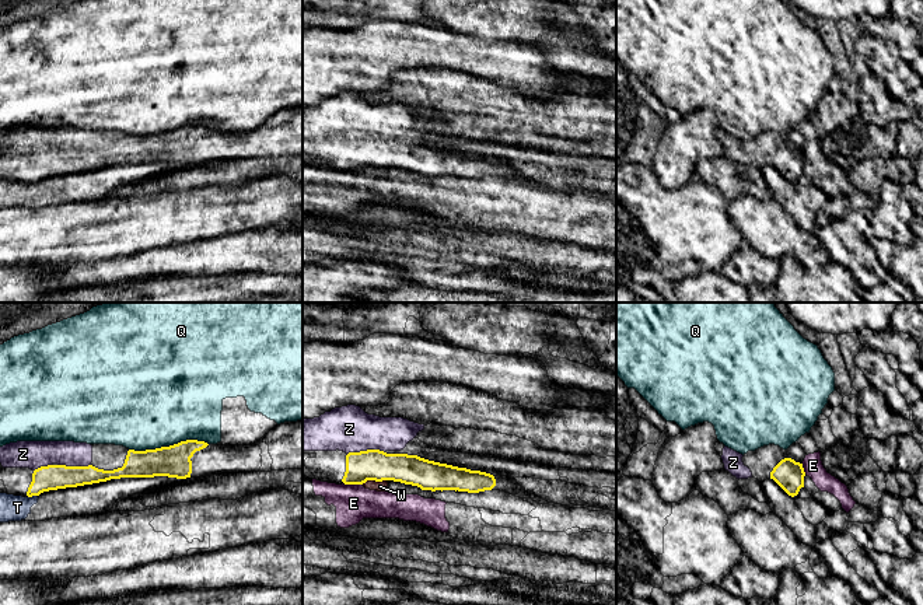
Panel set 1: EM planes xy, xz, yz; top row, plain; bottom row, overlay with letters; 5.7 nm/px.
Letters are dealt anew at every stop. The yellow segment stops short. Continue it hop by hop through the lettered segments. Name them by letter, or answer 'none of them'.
Z

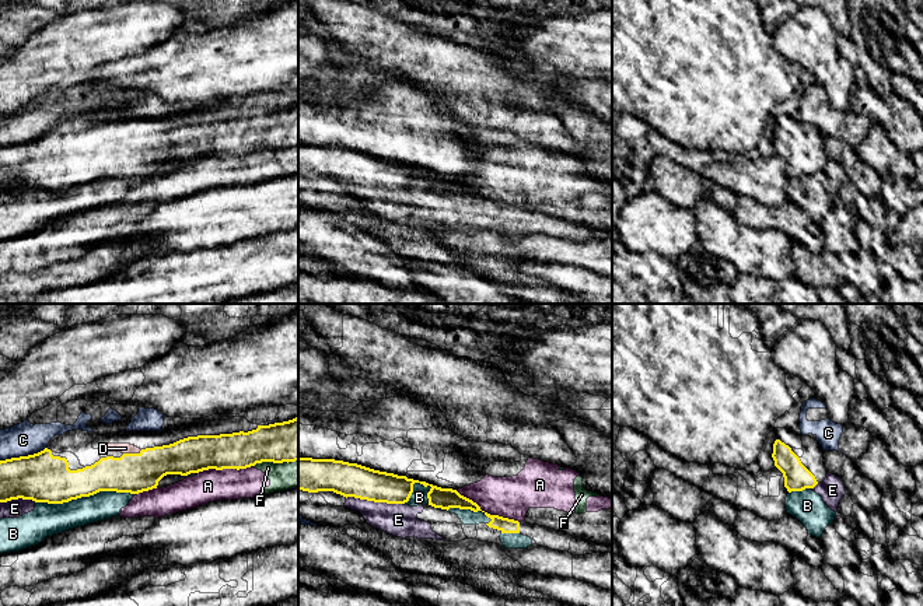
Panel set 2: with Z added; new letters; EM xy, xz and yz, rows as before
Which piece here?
D

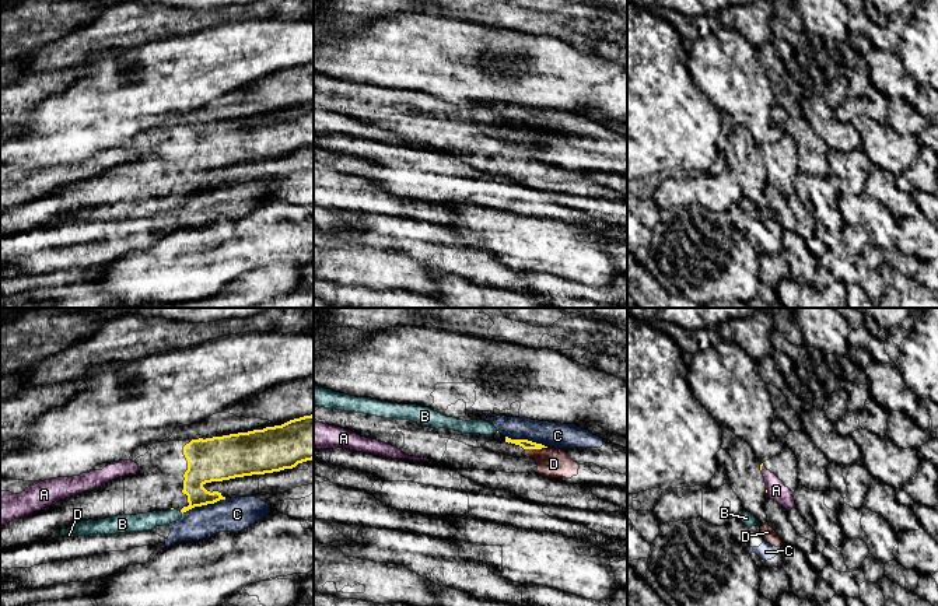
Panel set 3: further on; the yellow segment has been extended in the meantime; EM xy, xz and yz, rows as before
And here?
B

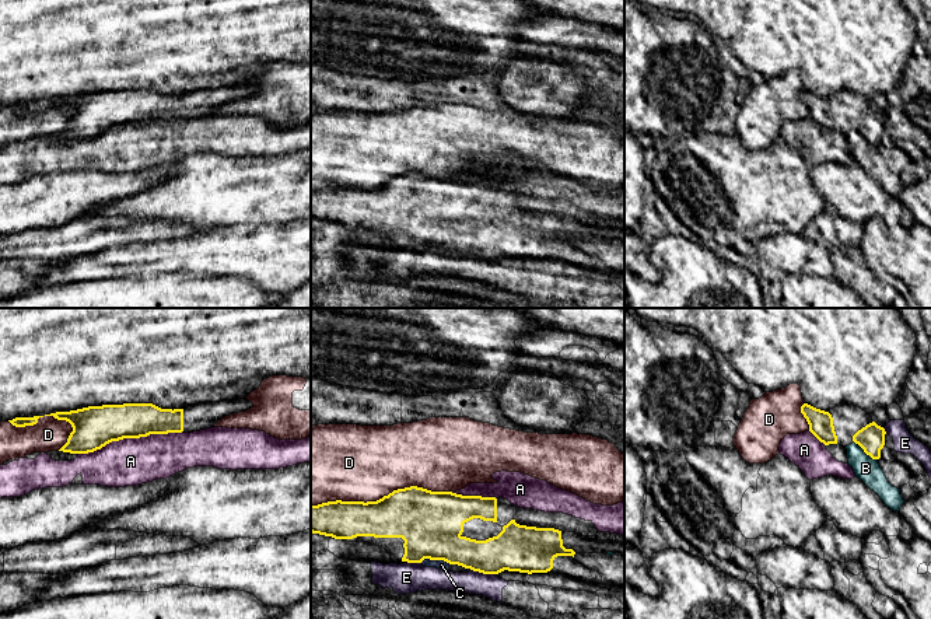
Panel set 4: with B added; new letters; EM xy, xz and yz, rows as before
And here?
none of them

